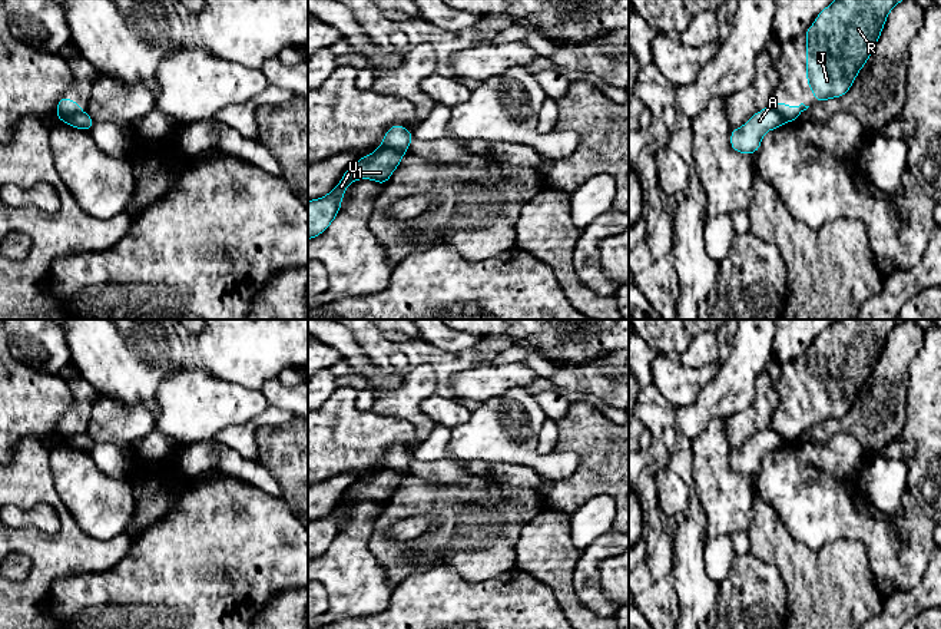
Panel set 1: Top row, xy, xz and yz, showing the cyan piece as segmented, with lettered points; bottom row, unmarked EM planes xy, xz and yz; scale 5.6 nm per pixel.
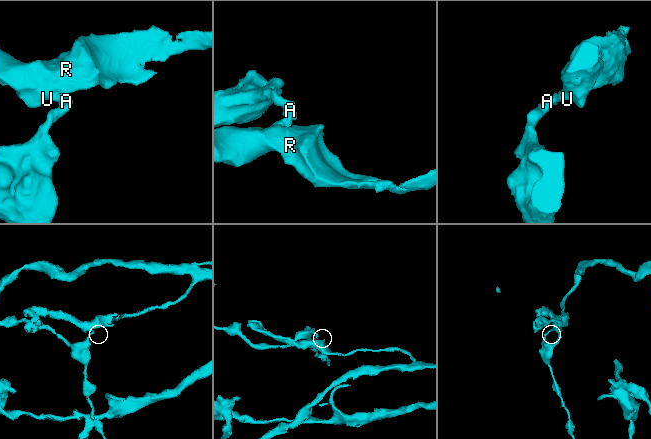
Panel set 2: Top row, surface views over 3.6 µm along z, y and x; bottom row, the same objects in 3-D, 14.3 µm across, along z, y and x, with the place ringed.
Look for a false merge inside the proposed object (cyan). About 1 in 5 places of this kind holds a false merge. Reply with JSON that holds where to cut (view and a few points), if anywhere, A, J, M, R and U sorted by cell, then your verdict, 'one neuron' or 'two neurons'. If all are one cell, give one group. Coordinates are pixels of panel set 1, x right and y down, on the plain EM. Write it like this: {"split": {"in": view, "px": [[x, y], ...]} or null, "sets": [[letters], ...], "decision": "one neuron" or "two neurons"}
{"split": {"in": "xz", "px": [[381, 466], [401, 473]]}, "sets": [["A"], ["J", "M", "R", "U"]], "decision": "two neurons"}

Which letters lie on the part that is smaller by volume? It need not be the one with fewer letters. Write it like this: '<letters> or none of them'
A

